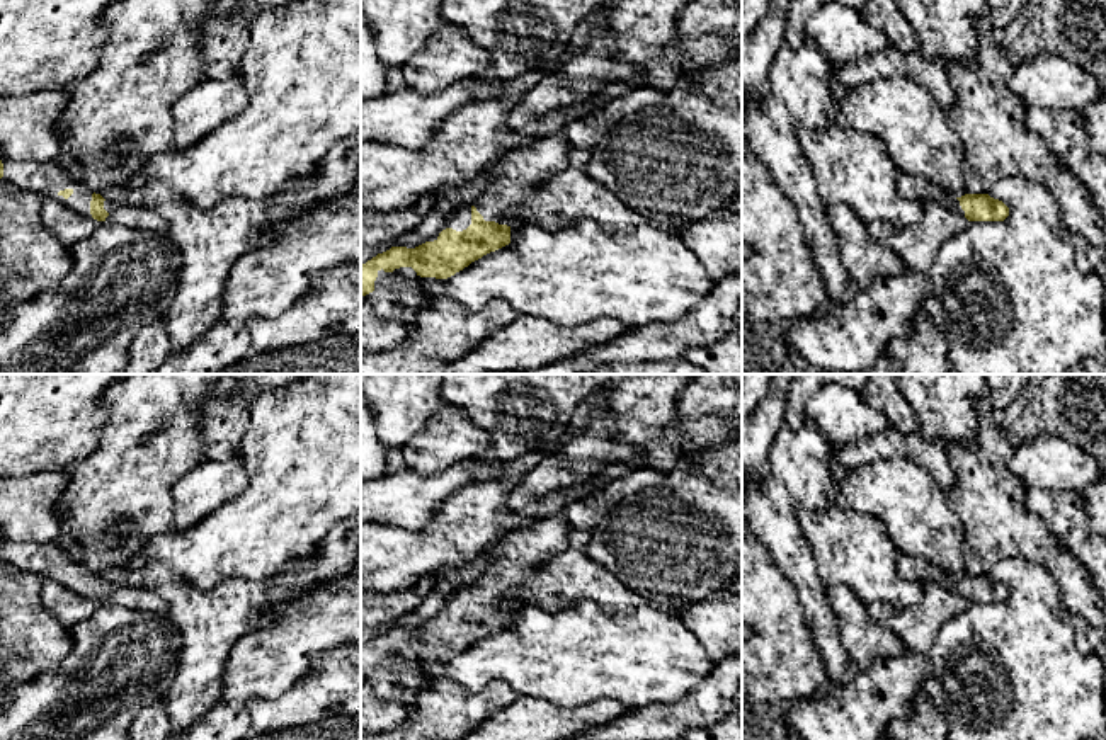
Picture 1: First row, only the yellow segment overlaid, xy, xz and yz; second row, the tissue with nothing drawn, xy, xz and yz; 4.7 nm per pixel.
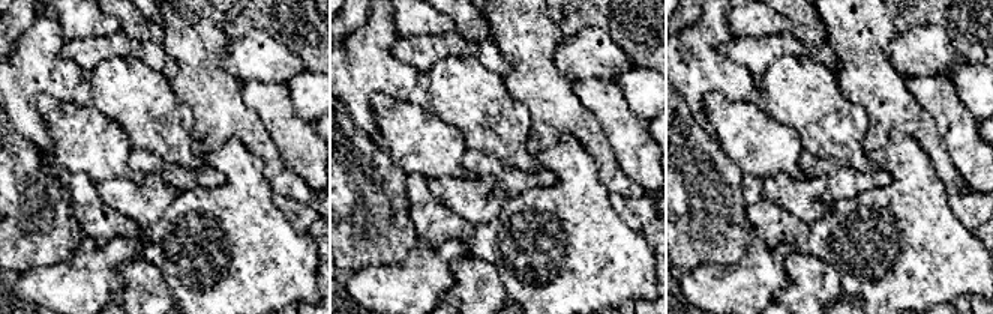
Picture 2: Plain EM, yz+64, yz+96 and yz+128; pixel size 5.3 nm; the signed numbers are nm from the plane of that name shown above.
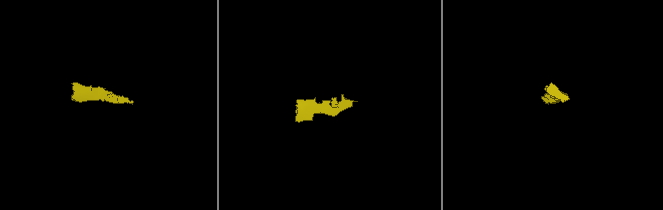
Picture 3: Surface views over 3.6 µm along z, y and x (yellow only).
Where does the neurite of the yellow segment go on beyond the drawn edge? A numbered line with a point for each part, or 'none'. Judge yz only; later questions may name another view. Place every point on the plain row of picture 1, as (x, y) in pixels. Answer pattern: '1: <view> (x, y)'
1: yz (909, 567)

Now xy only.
1: xy (46, 560)
2: xy (138, 597)

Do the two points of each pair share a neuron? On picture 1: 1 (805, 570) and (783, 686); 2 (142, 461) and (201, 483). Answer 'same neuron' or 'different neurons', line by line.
1: different neurons
2: different neurons

